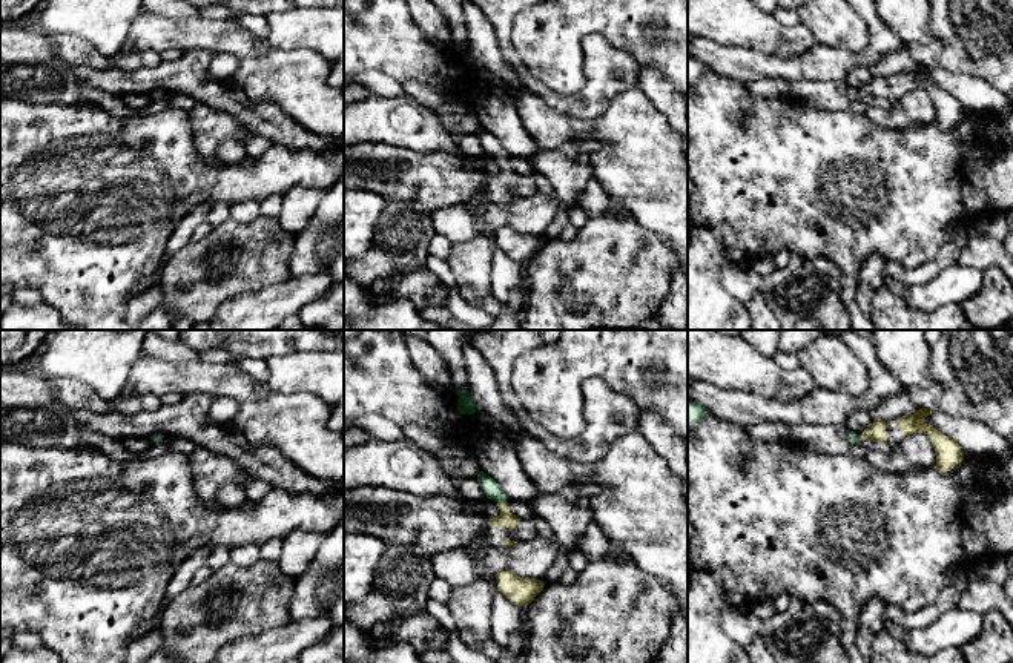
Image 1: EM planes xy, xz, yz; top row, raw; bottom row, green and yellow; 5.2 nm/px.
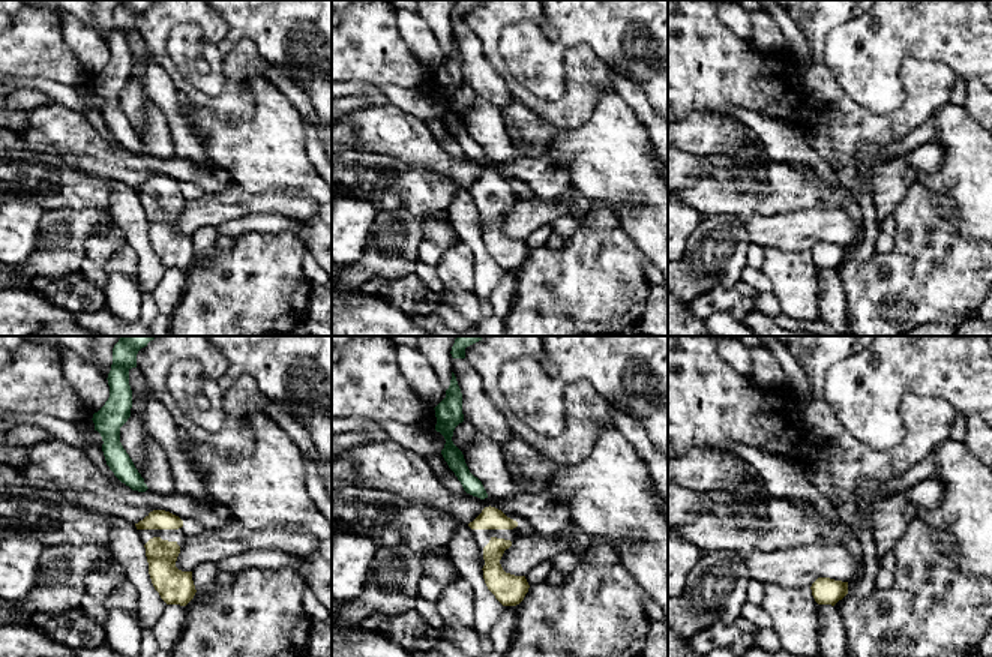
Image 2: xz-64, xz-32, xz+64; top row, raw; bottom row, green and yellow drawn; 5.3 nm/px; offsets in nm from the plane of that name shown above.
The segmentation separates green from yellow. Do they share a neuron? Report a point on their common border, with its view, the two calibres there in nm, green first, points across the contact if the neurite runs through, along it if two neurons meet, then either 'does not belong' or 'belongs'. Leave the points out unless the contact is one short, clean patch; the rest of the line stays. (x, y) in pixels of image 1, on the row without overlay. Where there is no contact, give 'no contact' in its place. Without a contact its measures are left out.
meets green in xz at (502, 157); 90 nm thick on the green side, 90 nm on the other; runs through xz (490, 143), (502, 157), (505, 174); belongs

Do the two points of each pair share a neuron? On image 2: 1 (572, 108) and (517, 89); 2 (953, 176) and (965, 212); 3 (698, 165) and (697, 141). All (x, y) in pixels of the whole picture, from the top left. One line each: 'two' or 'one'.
1: one
2: one
3: two

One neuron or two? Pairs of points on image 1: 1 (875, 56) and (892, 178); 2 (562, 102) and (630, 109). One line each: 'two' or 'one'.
1: two
2: two

